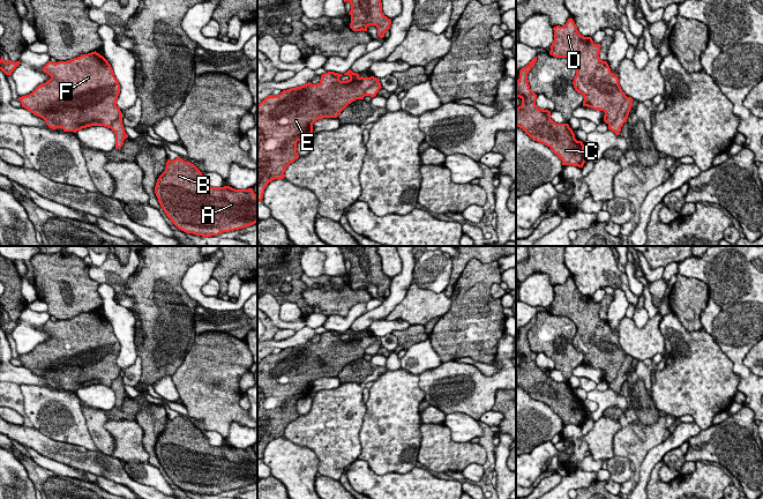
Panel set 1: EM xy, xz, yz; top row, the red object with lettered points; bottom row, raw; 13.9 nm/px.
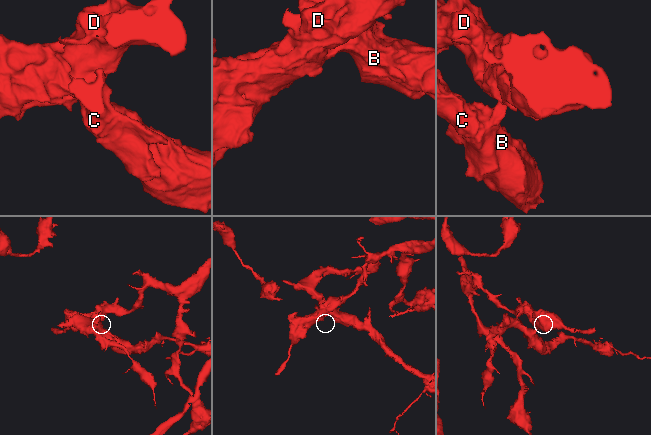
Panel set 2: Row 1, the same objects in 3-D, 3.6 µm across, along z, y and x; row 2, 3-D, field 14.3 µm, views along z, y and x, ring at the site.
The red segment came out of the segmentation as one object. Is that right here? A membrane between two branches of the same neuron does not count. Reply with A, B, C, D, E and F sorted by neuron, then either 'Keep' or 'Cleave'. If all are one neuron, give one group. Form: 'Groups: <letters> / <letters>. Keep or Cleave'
Groups: A B C / D E F. Cleave

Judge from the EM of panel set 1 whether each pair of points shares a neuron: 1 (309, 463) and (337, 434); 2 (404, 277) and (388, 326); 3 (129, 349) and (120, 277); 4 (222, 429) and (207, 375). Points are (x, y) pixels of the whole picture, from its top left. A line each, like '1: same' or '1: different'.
1: different
2: different
3: different
4: same

